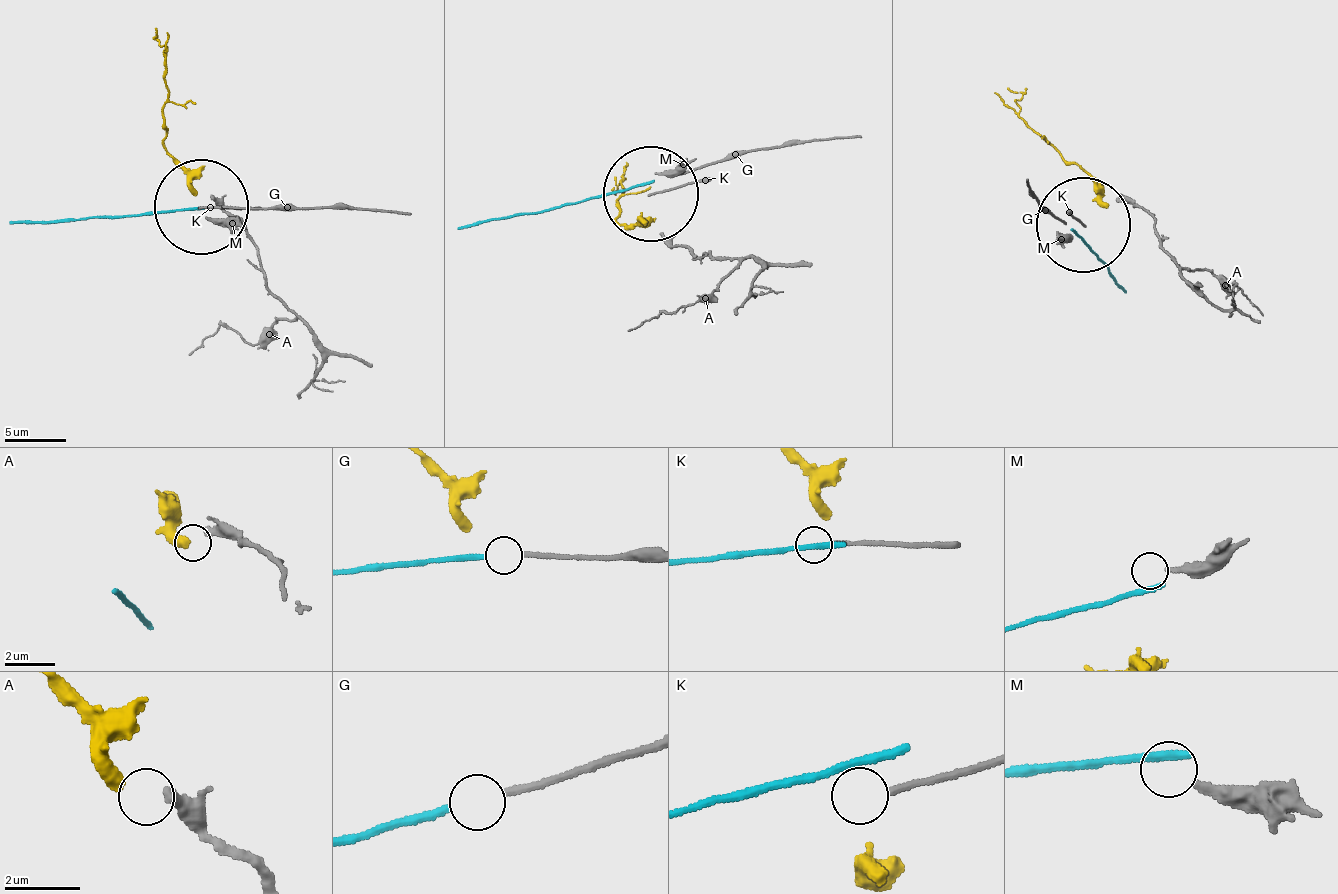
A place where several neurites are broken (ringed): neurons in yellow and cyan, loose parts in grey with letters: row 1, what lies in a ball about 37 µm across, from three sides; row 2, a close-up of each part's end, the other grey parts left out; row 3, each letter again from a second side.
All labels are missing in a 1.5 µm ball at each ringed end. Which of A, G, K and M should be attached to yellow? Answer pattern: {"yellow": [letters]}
{"yellow": ["A"]}

